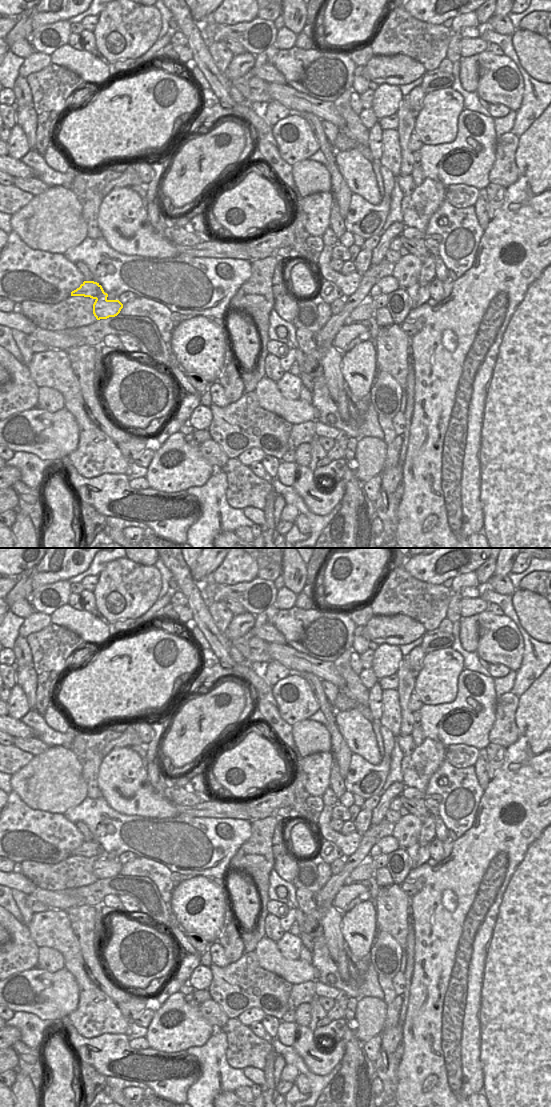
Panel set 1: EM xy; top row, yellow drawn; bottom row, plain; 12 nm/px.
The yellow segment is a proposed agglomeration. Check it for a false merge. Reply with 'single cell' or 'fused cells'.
fused cells

